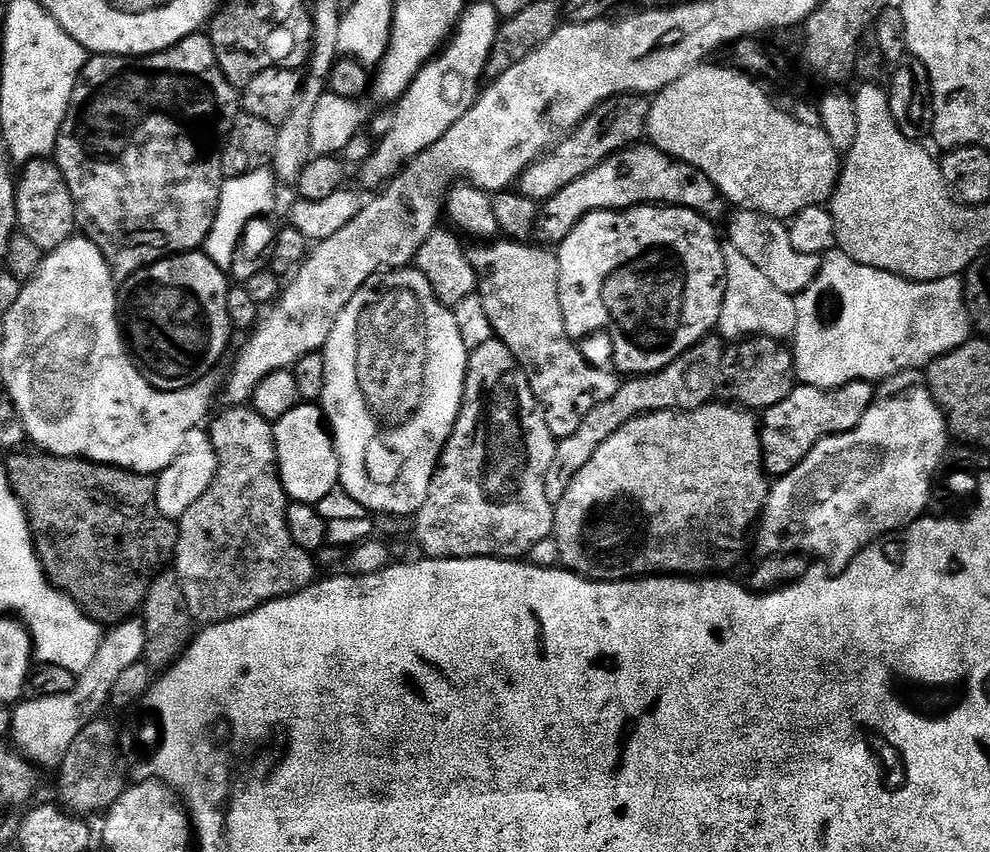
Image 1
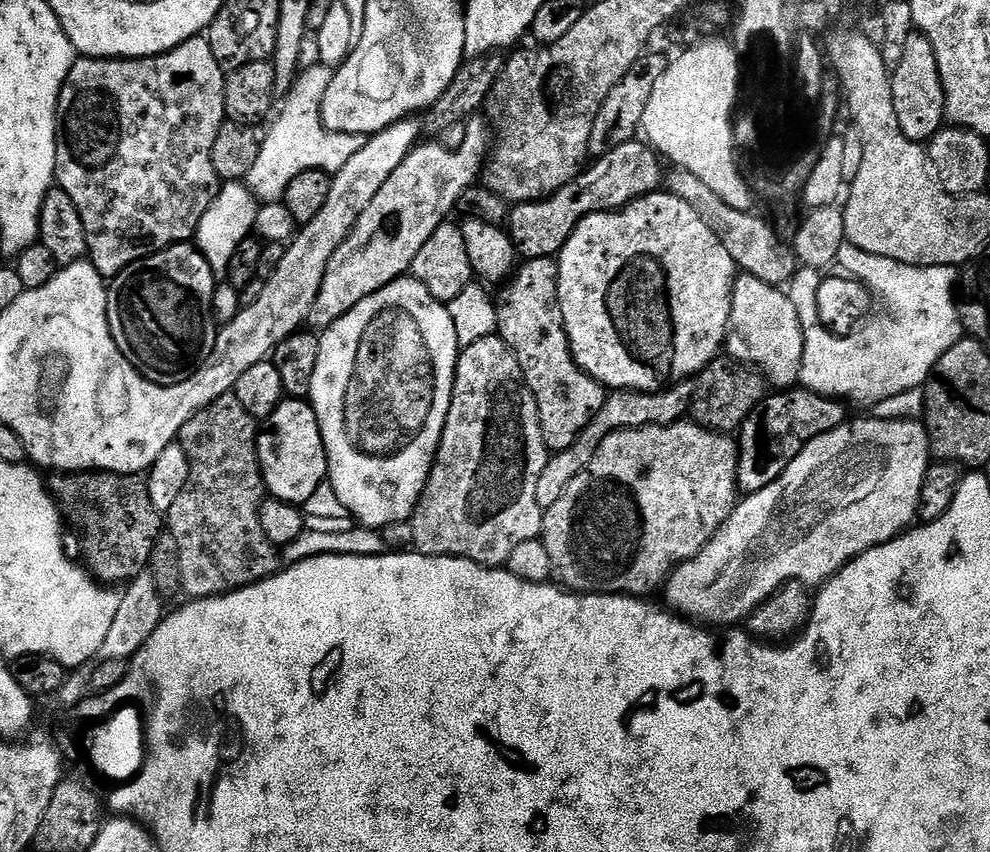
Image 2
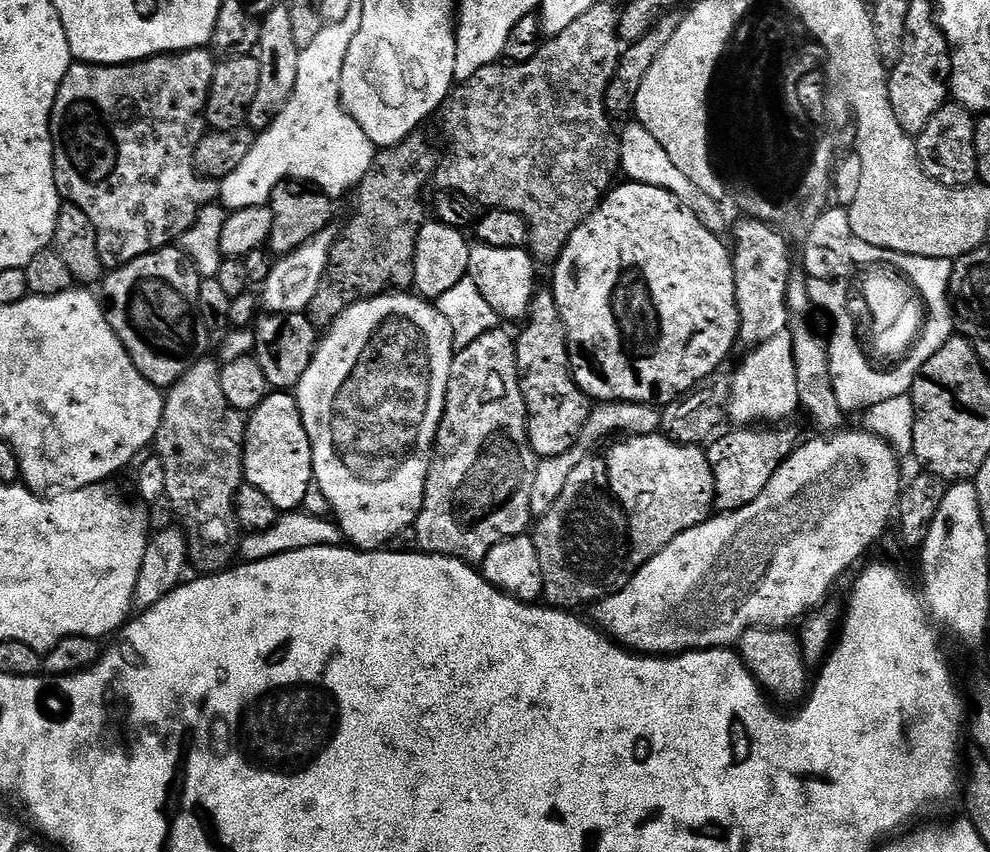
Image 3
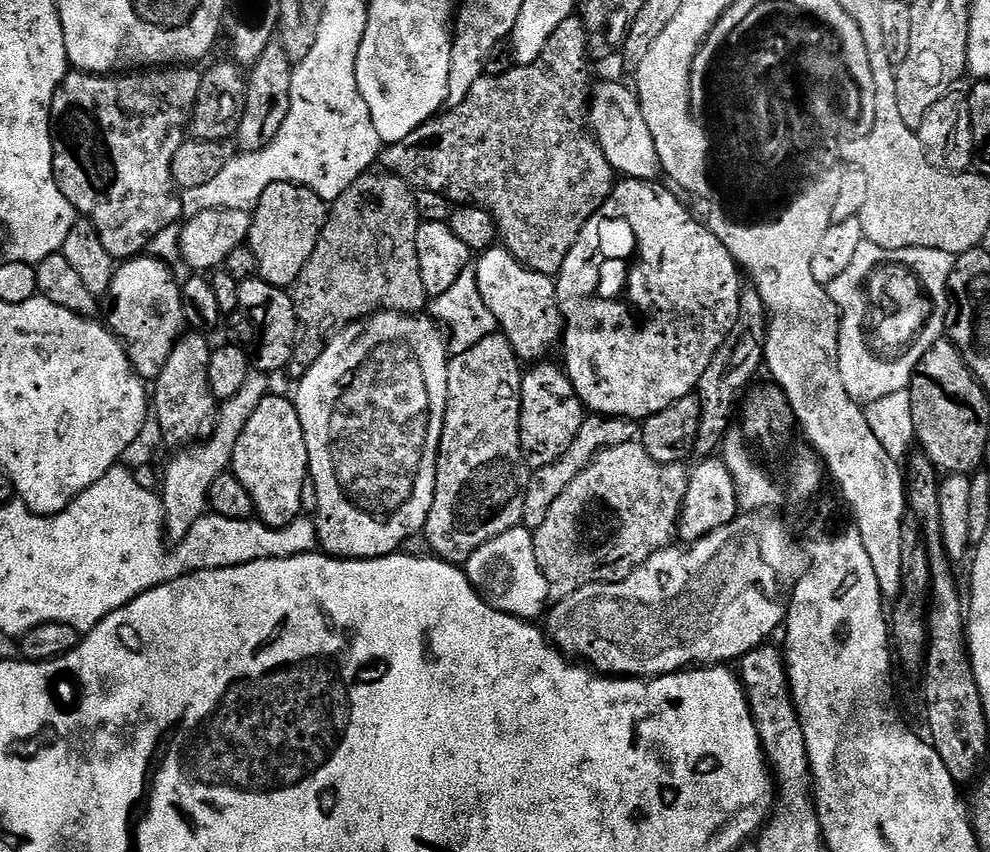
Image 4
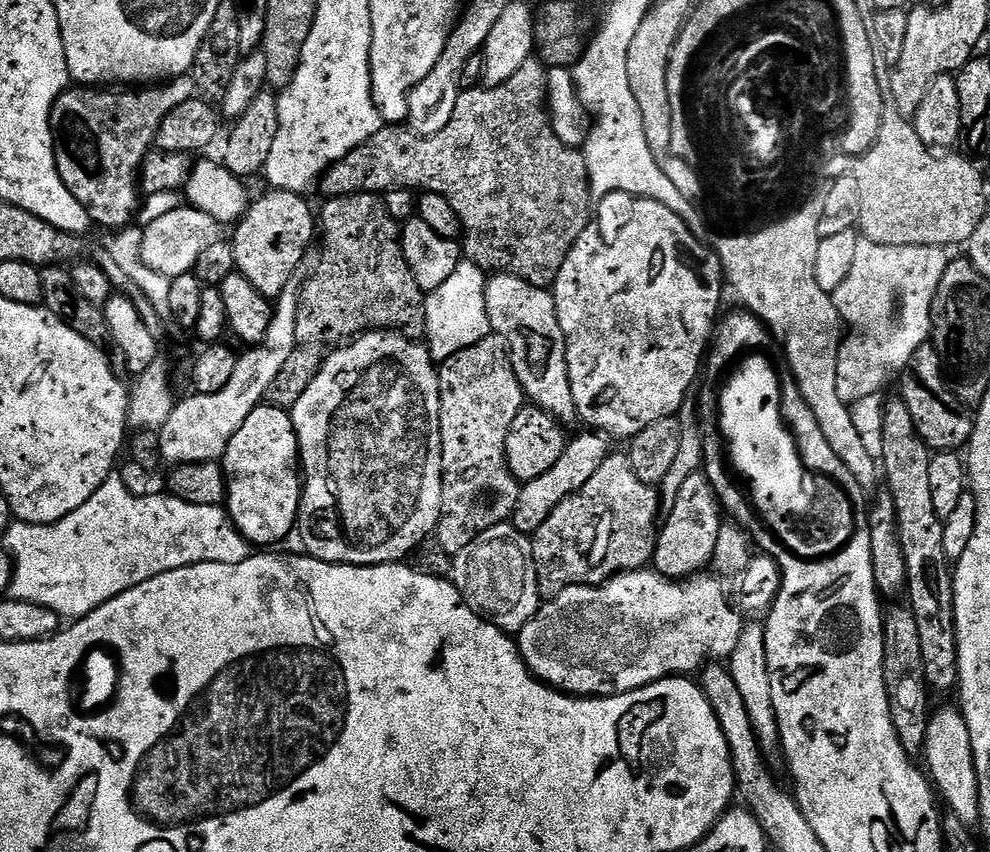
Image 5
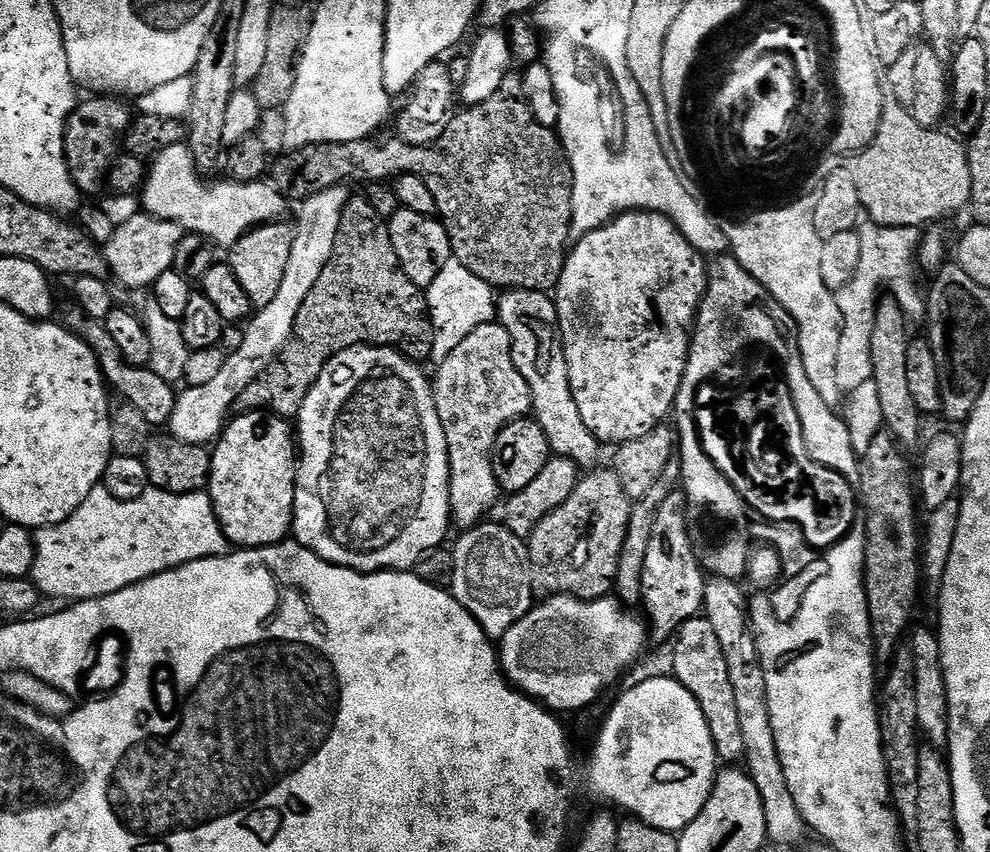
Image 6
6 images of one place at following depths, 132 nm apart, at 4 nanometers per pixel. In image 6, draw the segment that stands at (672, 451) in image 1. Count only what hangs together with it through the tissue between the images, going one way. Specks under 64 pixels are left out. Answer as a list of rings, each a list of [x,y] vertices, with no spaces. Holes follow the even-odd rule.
[[[591,471],[576,485],[576,492],[558,506],[527,537],[532,559],[532,582],[541,597],[576,596],[602,600],[613,591],[622,544],[632,514],[633,501],[624,492],[615,471]]]

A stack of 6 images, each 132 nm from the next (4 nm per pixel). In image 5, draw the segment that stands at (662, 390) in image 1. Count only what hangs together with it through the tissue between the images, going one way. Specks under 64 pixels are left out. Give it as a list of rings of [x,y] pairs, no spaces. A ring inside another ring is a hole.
[[[584,430],[581,436],[573,435],[562,450],[562,458],[558,458],[558,462],[554,462],[554,466],[550,466],[546,474],[534,478],[521,487],[518,506],[514,506],[514,514],[510,521],[512,525],[525,534],[536,533],[542,526],[542,522],[546,522],[546,518],[554,514],[554,510],[563,500],[582,490],[582,486],[586,486],[586,482],[594,478],[598,466],[602,466],[604,459],[610,455],[608,444],[610,444],[609,437],[595,430]]]

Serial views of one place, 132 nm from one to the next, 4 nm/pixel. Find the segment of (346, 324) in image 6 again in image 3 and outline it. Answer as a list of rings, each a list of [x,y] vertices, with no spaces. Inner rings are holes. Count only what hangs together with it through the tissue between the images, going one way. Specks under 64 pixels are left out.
[[[420,134],[406,137],[393,148],[381,148],[377,151],[370,170],[355,191],[356,213],[348,224],[348,229],[337,239],[328,259],[328,269],[318,286],[318,294],[310,302],[307,315],[320,326],[331,325],[336,317],[341,316],[351,304],[359,300],[368,300],[372,296],[382,296],[393,290],[408,290],[414,285],[414,254],[416,239],[420,227],[426,222],[424,216],[424,183],[430,180],[428,163],[432,160],[432,152]]]

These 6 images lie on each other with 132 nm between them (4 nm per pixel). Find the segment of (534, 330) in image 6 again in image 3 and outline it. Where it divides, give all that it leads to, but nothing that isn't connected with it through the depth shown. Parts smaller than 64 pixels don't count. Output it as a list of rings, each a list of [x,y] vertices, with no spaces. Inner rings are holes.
[[[473,243],[470,247],[470,262],[468,263],[468,276],[478,286],[482,298],[486,298],[493,310],[497,312],[499,319],[520,320],[532,311],[532,299],[536,297],[538,285],[536,285],[537,261],[527,247],[502,250],[498,246]]]

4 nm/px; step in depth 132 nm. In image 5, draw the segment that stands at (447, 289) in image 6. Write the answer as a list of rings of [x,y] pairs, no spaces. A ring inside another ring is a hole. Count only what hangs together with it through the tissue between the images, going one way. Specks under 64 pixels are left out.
[[[461,259],[460,265],[438,286],[438,290],[427,293],[426,306],[426,347],[428,355],[436,362],[443,362],[474,346],[474,342],[482,342],[482,338],[489,336],[492,323],[487,310],[486,288],[488,281],[484,269],[479,268],[471,260]]]

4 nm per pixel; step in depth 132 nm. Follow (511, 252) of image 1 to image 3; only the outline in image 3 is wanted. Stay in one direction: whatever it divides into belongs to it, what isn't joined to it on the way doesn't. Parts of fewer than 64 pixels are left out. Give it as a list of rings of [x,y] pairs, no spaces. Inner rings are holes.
[[[550,290],[537,291],[532,299],[532,311],[516,341],[516,369],[520,375],[520,389],[528,411],[530,446],[540,460],[566,454],[590,411],[590,398],[576,384],[568,357],[568,327],[562,322],[558,302]]]

